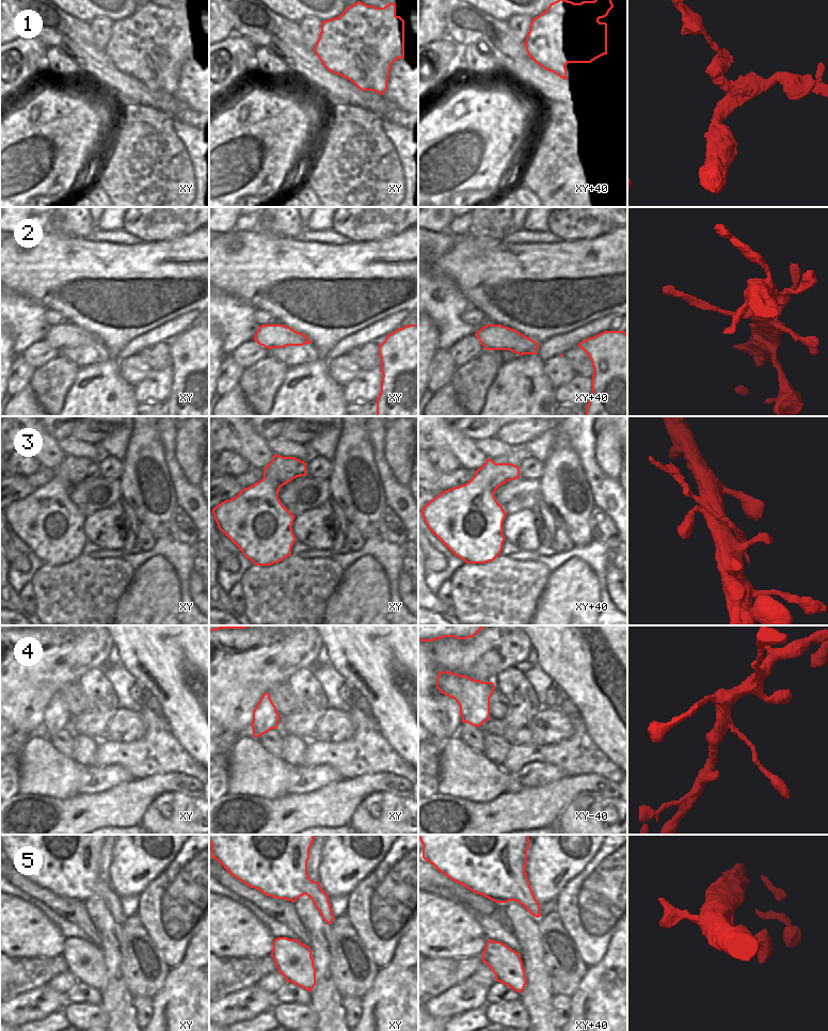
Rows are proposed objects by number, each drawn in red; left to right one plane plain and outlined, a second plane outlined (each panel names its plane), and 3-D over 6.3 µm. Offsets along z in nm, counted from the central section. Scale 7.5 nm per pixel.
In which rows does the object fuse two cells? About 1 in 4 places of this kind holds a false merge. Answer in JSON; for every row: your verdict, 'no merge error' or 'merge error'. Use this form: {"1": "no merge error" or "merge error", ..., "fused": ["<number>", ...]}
{"1": "no merge error", "2": "merge error", "3": "merge error", "4": "no merge error", "5": "no merge error", "fused": ["2", "3"]}

